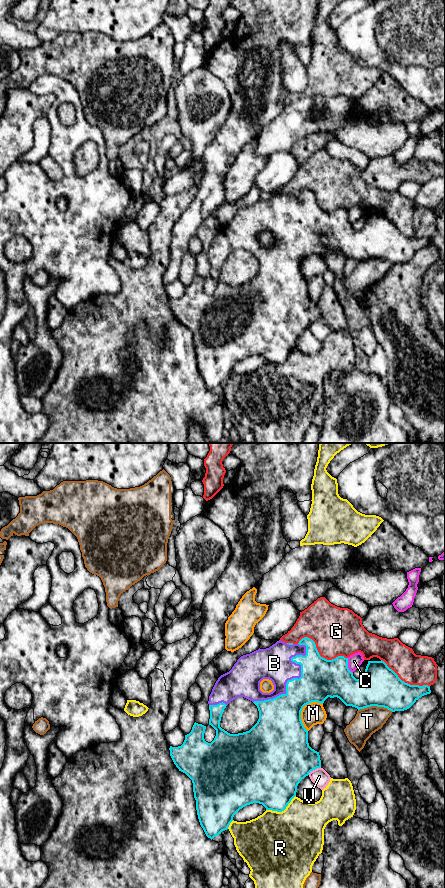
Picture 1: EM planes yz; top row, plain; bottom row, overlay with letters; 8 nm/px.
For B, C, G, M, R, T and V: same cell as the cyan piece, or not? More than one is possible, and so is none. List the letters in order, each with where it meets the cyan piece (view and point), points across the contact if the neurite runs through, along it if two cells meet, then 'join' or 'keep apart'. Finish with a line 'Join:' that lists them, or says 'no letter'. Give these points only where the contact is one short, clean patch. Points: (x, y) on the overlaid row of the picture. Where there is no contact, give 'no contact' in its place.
B: contact yz (295, 678); join
C: contact yz (347, 666); keep apart
G: contact yz (319, 654); keep apart
M: contact yz (301, 710); keep apart
R: contact yz (282, 810); keep apart
T: contact yz (375, 705); keep apart
V: contact yz (314, 769); keep apart
Join: B

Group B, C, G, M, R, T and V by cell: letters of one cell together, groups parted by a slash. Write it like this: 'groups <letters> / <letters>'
groups B / C / G / M / R / T / V

